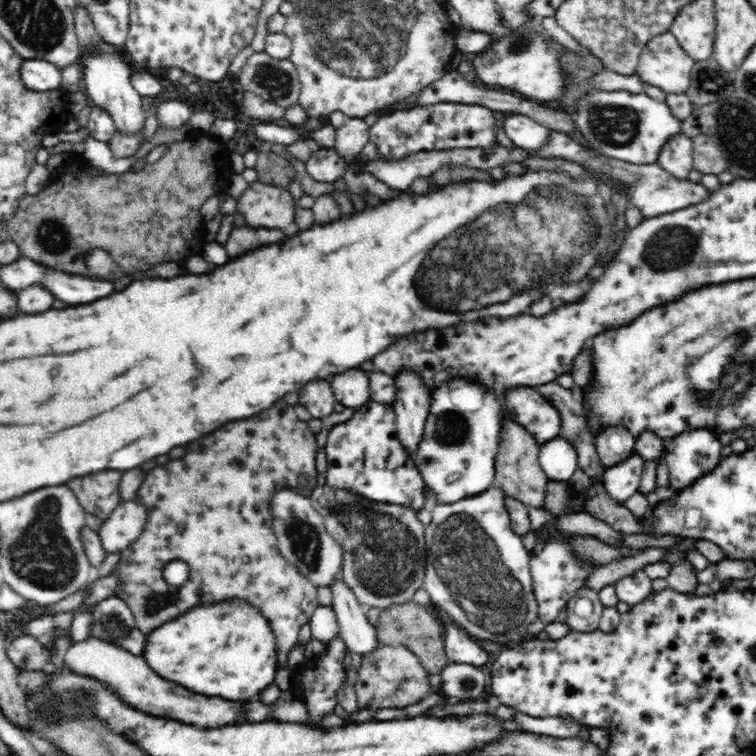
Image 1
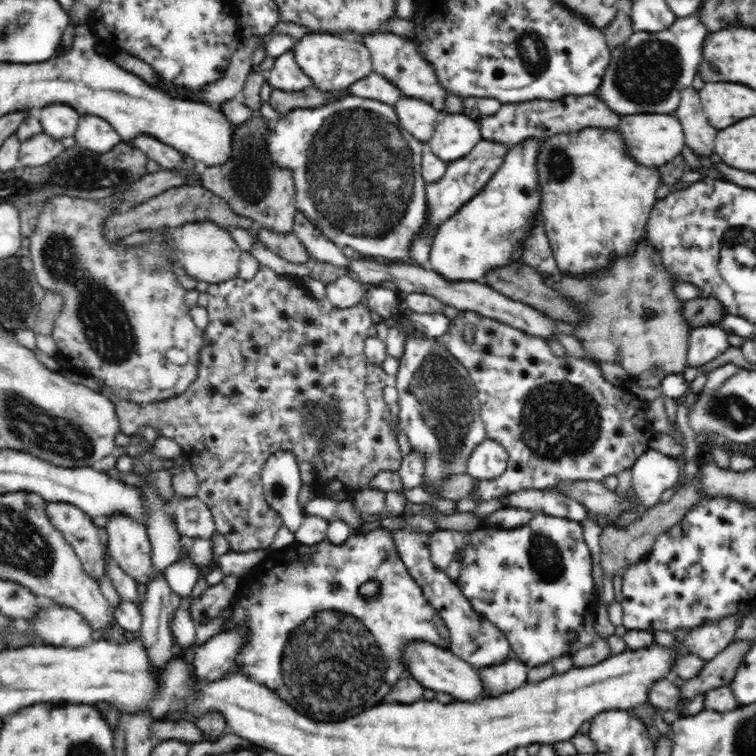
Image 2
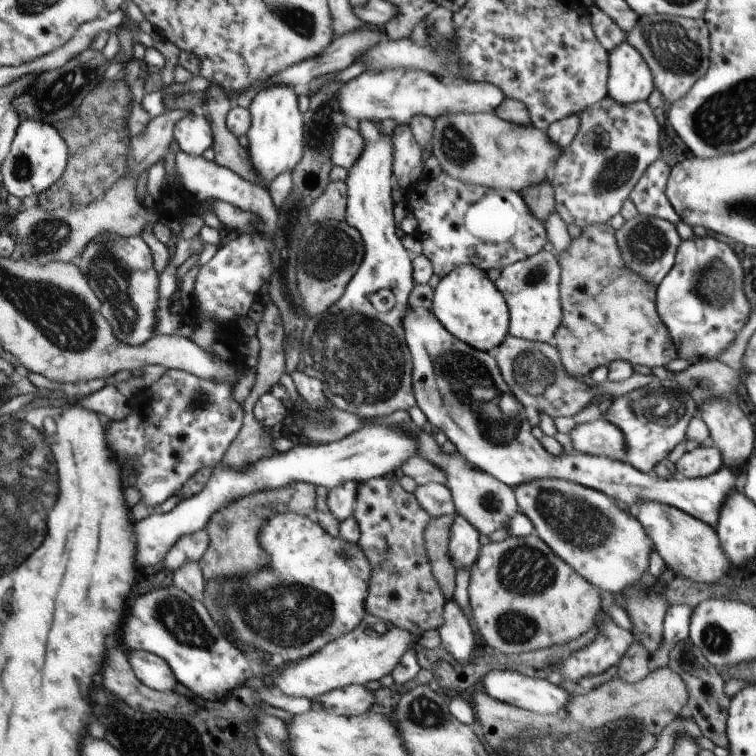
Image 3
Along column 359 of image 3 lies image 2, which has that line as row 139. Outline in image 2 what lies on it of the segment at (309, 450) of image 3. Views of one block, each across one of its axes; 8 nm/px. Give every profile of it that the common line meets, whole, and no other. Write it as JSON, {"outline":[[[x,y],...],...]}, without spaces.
{"outline":[[[449,114],[442,122],[436,122],[426,147],[449,163],[466,156],[482,140],[479,124],[468,115]]]}

